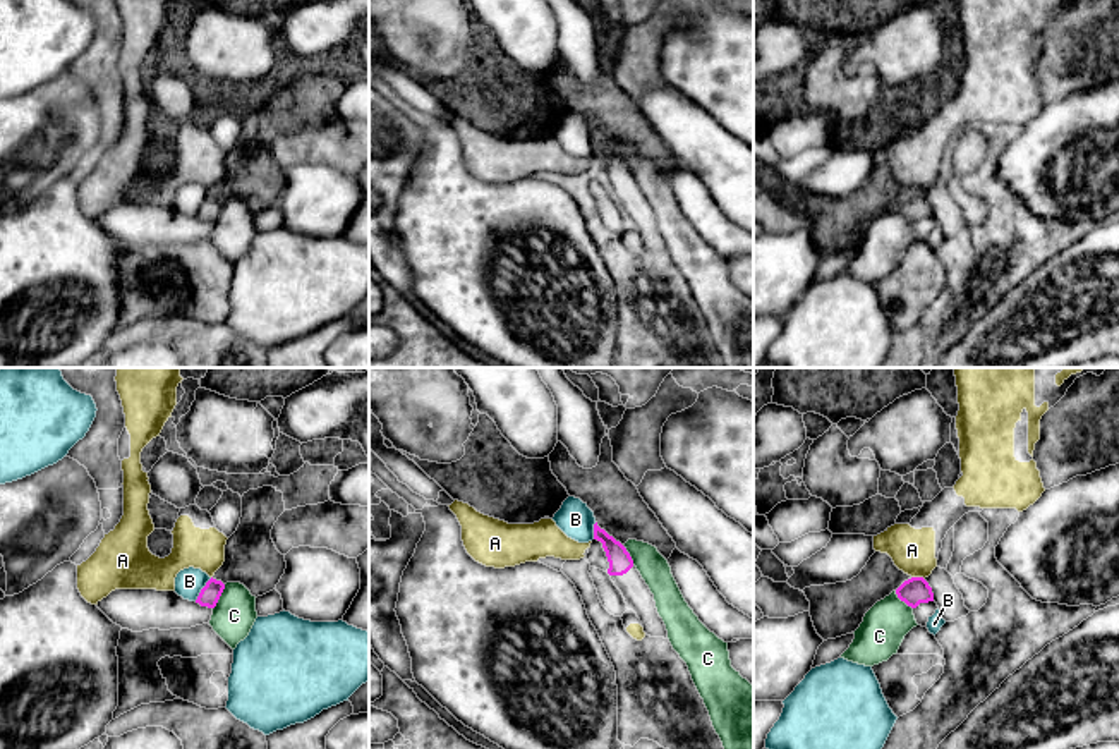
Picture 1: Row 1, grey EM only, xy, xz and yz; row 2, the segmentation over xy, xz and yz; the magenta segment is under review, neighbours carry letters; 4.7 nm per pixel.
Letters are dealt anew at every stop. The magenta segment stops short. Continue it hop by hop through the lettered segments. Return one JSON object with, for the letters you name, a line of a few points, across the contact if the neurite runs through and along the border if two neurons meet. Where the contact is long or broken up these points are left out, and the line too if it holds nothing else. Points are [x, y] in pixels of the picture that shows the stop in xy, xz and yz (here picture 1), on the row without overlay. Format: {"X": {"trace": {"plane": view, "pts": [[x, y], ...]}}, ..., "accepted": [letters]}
{"accepted": []}

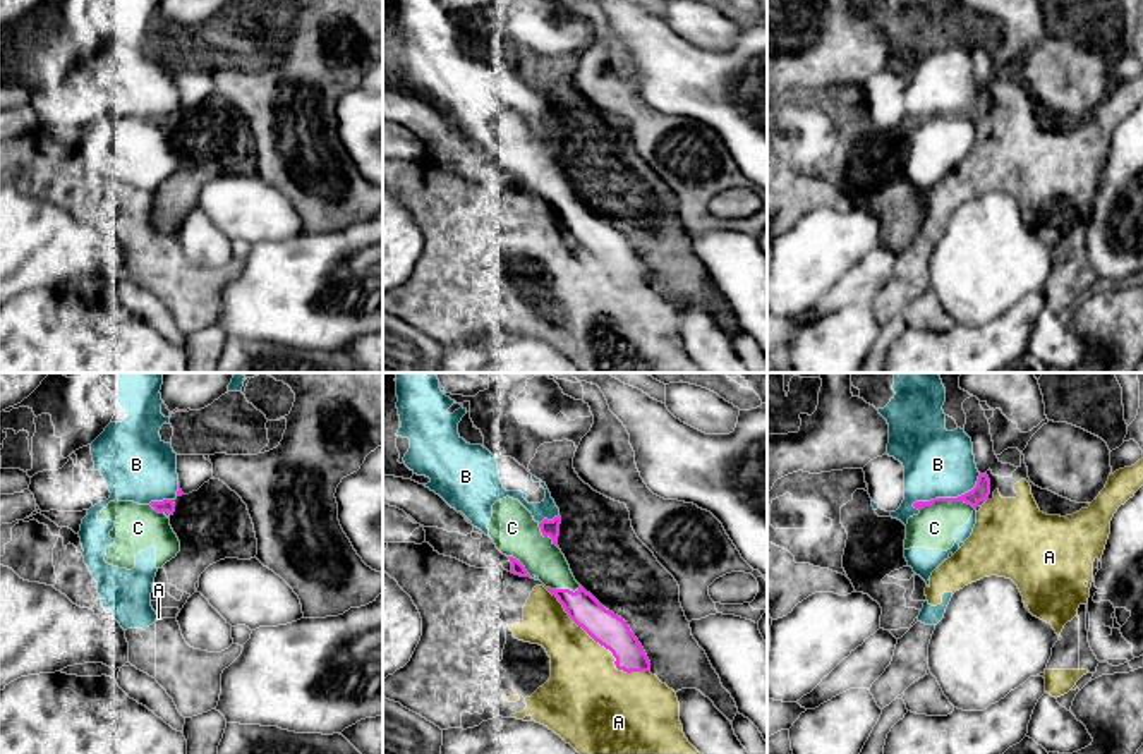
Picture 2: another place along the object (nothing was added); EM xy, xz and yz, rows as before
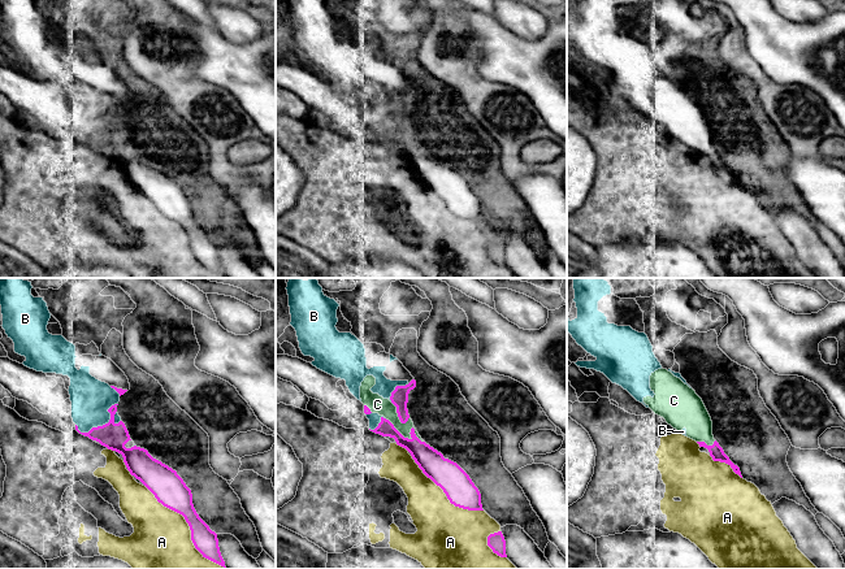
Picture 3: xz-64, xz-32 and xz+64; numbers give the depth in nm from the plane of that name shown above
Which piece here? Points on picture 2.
{"accepted": ["C"]}

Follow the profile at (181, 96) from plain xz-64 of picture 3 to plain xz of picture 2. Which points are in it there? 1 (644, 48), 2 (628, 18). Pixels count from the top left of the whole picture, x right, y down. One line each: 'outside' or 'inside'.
1: outside
2: outside

